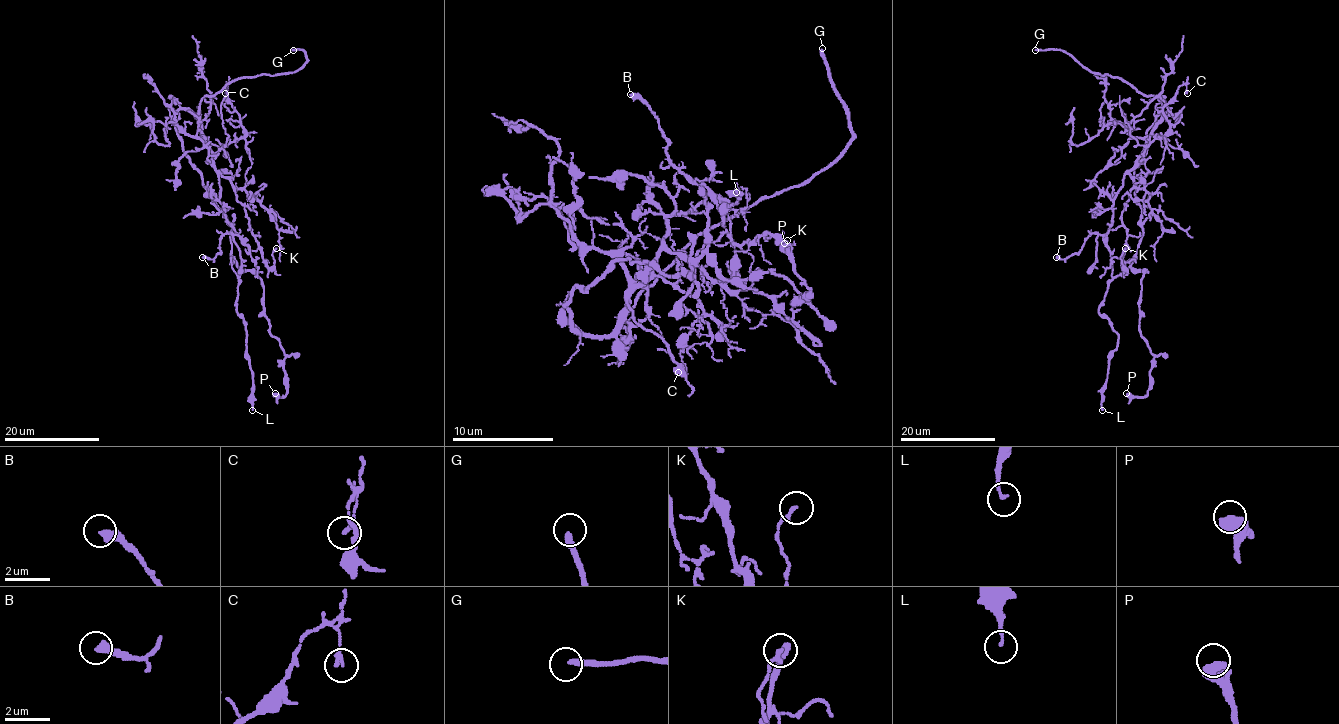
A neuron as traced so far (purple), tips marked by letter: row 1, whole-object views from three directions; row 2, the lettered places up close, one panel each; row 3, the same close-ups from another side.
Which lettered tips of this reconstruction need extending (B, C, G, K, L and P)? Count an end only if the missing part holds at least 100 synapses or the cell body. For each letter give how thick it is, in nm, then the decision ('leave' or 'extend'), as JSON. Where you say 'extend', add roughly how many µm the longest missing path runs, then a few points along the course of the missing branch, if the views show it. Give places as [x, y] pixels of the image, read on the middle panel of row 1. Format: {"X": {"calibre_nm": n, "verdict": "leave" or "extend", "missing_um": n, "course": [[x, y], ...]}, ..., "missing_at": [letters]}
{"B": {"calibre_nm": 400, "verdict": "leave"}, "C": {"calibre_nm": 200, "verdict": "leave"}, "G": {"calibre_nm": 280, "verdict": "extend", "missing_um": 40}, "K": {"calibre_nm": 180, "verdict": "leave"}, "L": {"calibre_nm": 140, "verdict": "leave"}, "P": {"calibre_nm": 650, "verdict": "leave"}, "missing_at": ["G"]}

